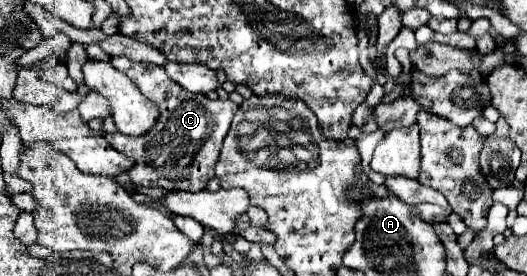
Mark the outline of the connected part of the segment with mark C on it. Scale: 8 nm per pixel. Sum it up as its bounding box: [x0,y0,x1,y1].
[105,57,237,191]

